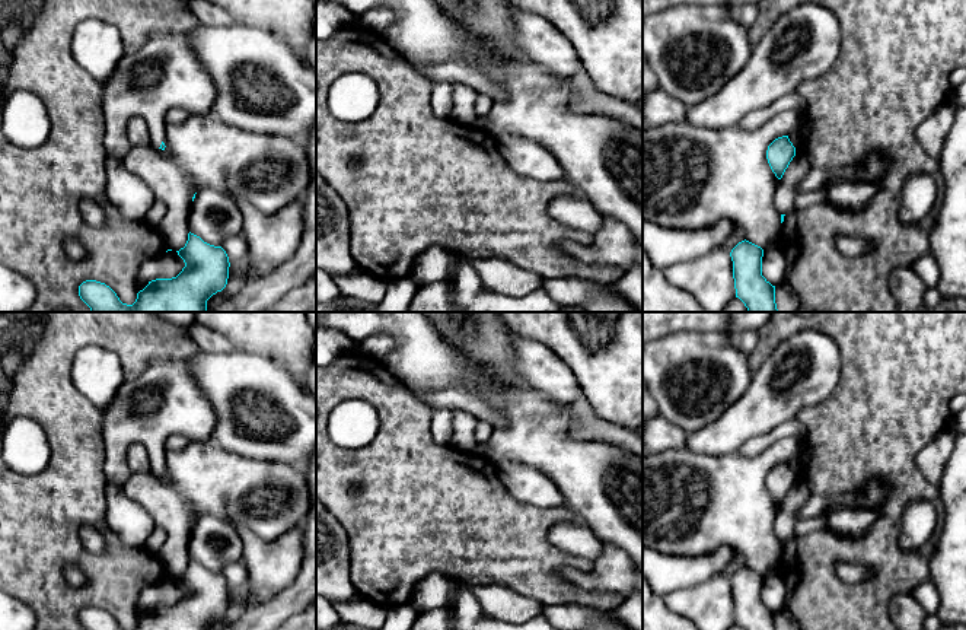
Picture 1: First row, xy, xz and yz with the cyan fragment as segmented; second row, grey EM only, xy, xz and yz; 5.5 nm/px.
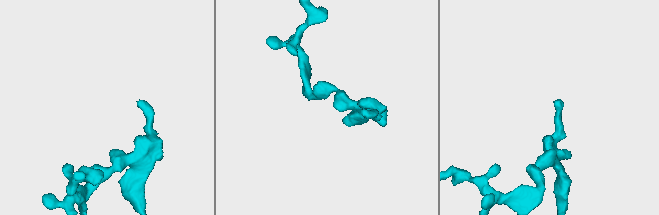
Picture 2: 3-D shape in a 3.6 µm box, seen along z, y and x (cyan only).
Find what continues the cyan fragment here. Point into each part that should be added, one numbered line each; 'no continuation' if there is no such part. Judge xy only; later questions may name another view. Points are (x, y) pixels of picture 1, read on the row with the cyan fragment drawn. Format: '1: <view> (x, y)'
1: xy (165, 73)

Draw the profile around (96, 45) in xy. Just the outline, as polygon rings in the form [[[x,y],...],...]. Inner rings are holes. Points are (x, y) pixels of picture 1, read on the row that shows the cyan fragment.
[[[87,19],[76,26],[71,54],[99,85],[114,74],[125,55],[118,29],[99,19]]]

